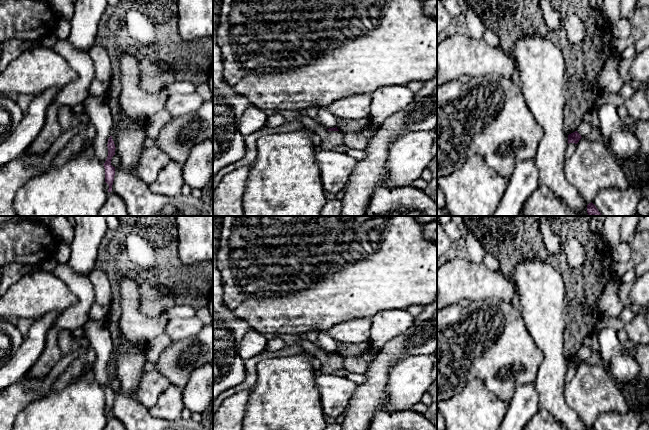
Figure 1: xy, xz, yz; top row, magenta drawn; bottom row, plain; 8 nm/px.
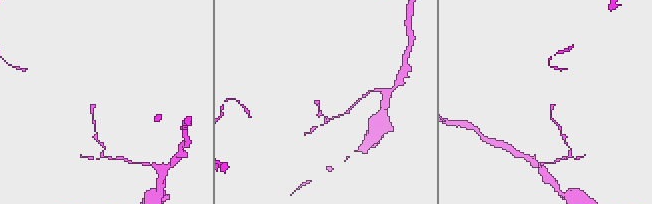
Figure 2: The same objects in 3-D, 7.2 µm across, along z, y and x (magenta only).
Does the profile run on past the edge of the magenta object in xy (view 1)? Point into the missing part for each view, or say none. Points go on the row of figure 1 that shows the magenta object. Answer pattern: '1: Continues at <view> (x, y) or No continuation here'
1: No continuation here

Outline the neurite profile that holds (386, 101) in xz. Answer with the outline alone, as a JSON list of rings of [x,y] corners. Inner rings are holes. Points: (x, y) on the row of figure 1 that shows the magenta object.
[[[407,85],[384,86],[371,93],[370,122],[380,126],[389,116],[407,107],[415,93]]]

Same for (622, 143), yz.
[[[604,101],[594,110],[599,119],[600,138],[607,142],[616,161],[624,162],[635,156],[639,152],[640,143],[622,121],[617,106],[611,101]]]

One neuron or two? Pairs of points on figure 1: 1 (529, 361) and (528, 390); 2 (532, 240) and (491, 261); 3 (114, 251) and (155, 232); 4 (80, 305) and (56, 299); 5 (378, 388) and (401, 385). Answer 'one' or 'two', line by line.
1: two
2: two
3: one
4: two
5: two

